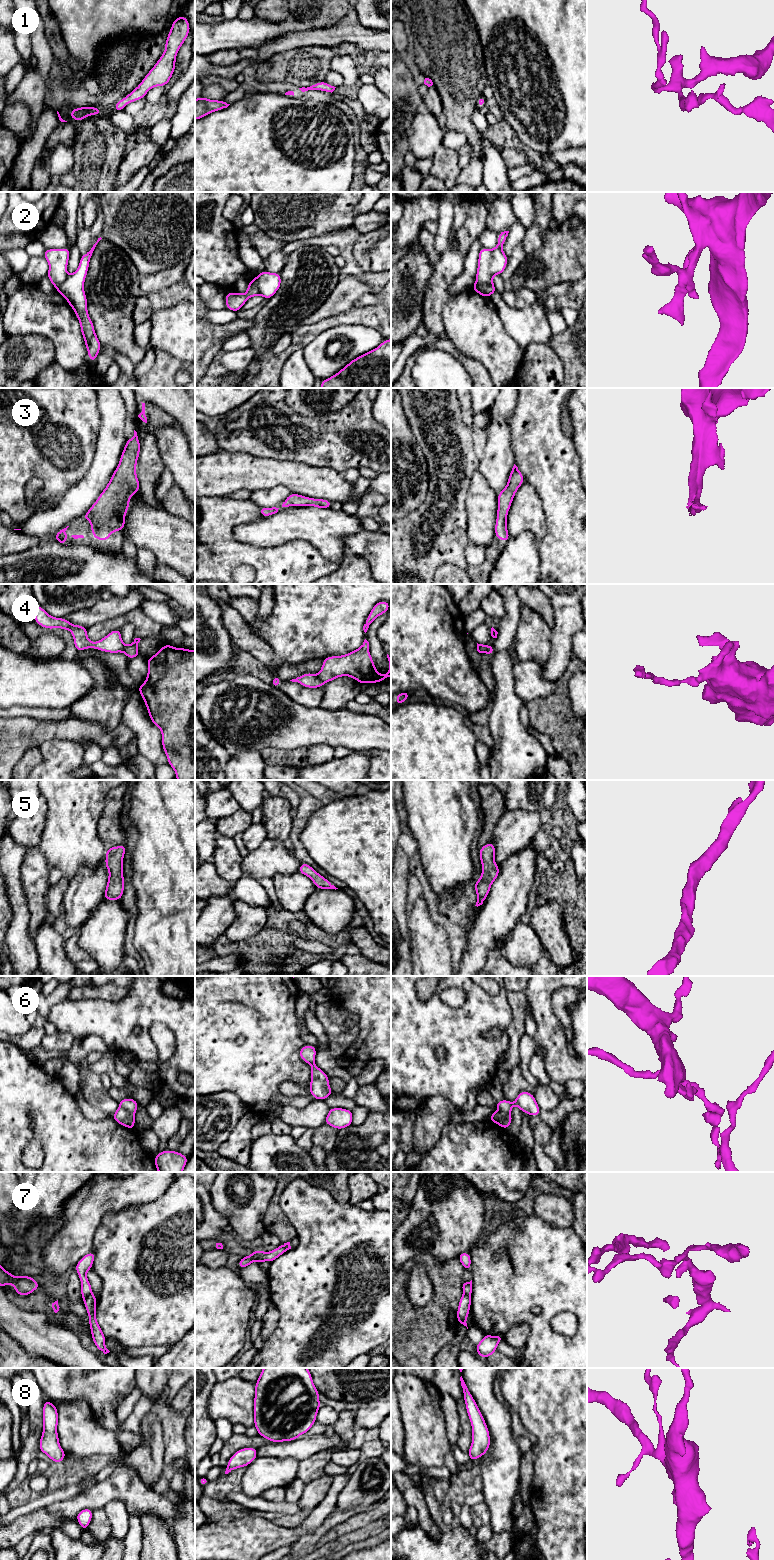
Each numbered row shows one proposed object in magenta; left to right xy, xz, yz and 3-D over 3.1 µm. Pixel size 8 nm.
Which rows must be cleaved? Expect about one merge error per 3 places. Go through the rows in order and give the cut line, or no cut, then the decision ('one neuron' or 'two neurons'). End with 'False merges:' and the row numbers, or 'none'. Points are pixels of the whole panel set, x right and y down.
1: no cut | one neuron
2: yz (476, 281), (482, 284), (492, 284) | two neurons
3: no cut | one neuron
4: xz (316, 675), (324, 683) | two neurons
5: no cut | one neuron
6: xy (119, 1106), (133, 1114) | two neurons
7: xy (92, 1293), (84, 1300) | two neurons
8: no cut | one neuron
False merges: 2, 4, 6, 7

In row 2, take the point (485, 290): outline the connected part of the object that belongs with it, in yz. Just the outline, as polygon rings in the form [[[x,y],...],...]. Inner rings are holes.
[[[475,282],[471,289],[479,293],[483,297],[490,297],[493,293],[497,291],[496,287],[493,284],[489,285],[478,282]]]

